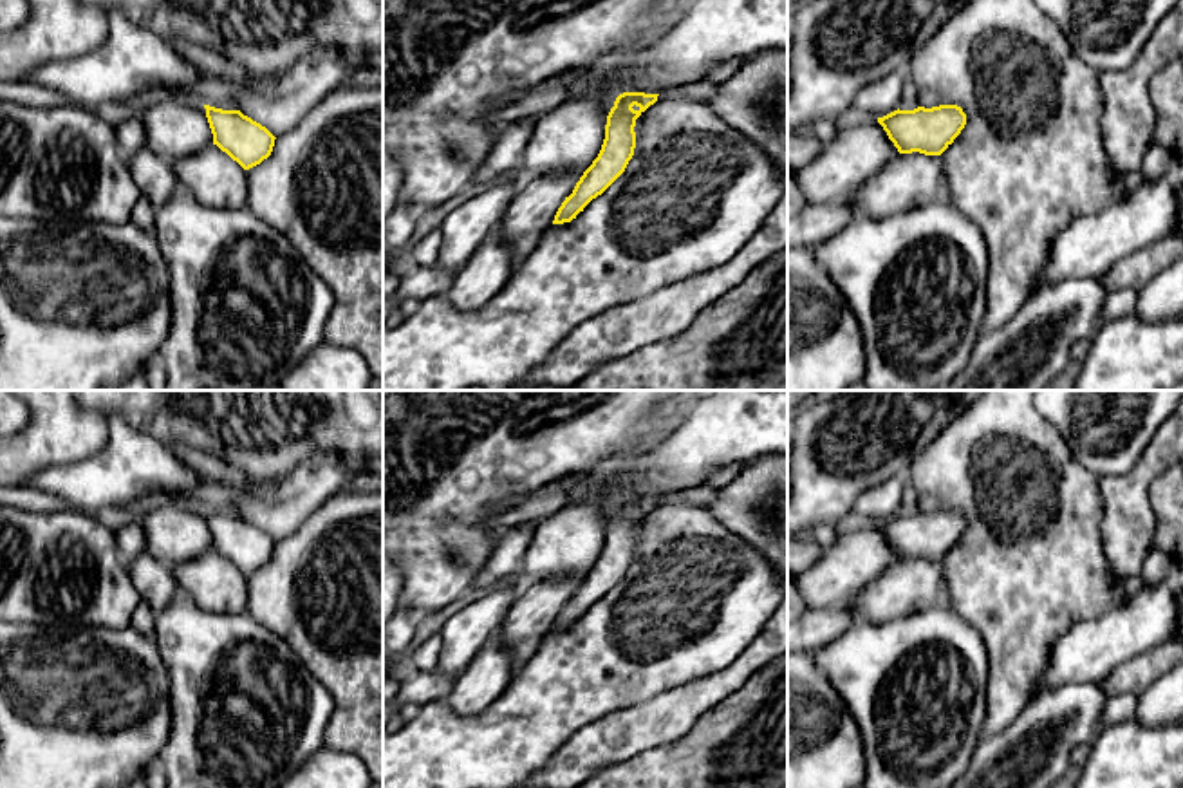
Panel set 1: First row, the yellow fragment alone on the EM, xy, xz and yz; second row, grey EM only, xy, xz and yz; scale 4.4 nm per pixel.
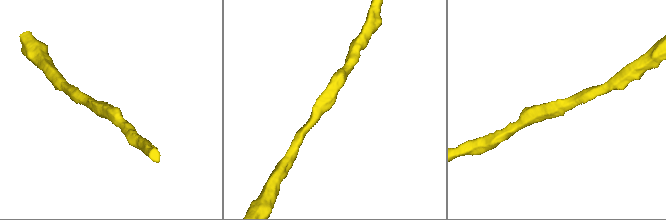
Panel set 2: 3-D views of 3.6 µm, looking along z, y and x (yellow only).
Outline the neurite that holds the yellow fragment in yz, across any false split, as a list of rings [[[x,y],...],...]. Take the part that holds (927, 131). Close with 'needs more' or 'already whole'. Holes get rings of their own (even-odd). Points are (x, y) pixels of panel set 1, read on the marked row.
[[[957,105],[898,108],[878,117],[878,123],[899,154],[941,155],[964,128],[966,114]]]; already whole

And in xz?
[[[623,92],[607,116],[605,139],[598,157],[583,172],[573,193],[558,208],[553,224],[576,219],[583,208],[601,195],[627,168],[636,148],[636,119],[657,101],[659,94]]]; already whole

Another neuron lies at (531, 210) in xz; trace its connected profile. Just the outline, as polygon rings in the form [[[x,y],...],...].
[[[565,172],[529,179],[511,199],[497,224],[509,249],[511,271],[517,271],[531,255],[540,235],[553,224],[558,208],[573,193],[582,175],[583,172]]]

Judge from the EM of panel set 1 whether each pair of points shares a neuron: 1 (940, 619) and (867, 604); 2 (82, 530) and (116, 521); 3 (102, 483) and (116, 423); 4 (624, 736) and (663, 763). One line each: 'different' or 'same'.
1: different
2: different
3: same
4: different

